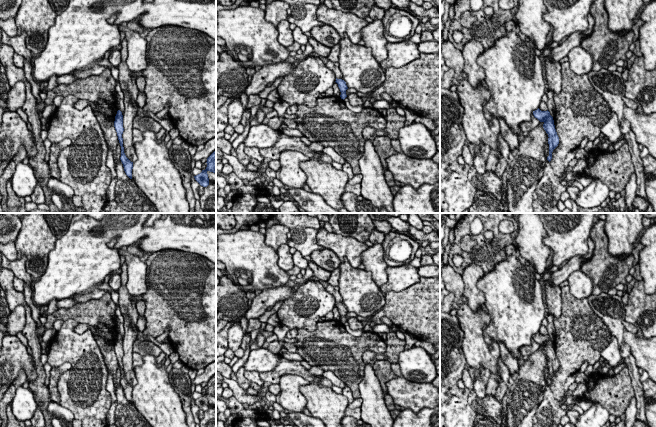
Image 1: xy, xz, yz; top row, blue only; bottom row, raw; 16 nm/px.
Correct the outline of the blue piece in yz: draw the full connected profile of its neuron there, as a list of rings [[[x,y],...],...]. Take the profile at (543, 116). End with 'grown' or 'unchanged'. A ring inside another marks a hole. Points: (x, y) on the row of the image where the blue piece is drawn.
[[[539,108],[533,111],[533,115],[537,118],[540,122],[543,122],[543,128],[548,134],[548,144],[549,144],[549,156],[547,160],[550,162],[552,159],[552,152],[559,144],[559,137],[557,135],[553,117],[550,115],[550,112],[541,111]]]; unchanged

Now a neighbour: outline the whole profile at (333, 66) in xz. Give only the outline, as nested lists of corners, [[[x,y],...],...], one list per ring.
[[[329,60],[325,65],[327,68],[329,68],[331,71],[334,72],[337,79],[343,80],[343,75],[339,69],[339,63],[338,62],[332,62]]]

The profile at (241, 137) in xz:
[[[257,114],[254,117],[250,117],[250,119],[247,121],[247,124],[244,126],[244,132],[242,134],[239,134],[239,136],[232,142],[232,147],[236,150],[240,143],[242,143],[245,138],[247,137],[250,129],[250,121],[256,120]]]

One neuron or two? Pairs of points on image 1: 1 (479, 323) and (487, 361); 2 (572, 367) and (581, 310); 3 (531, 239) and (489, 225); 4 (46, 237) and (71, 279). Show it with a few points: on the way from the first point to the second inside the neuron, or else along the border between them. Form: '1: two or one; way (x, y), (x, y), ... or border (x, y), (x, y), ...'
1: one; way (478, 332), (478, 350), (480, 352)
2: one; way (572, 353), (573, 345), (578, 339), (578, 324)
3: two; border (518, 223), (518, 234), (514, 244)
4: two; border (57, 239), (48, 255), (48, 263), (45, 270)

